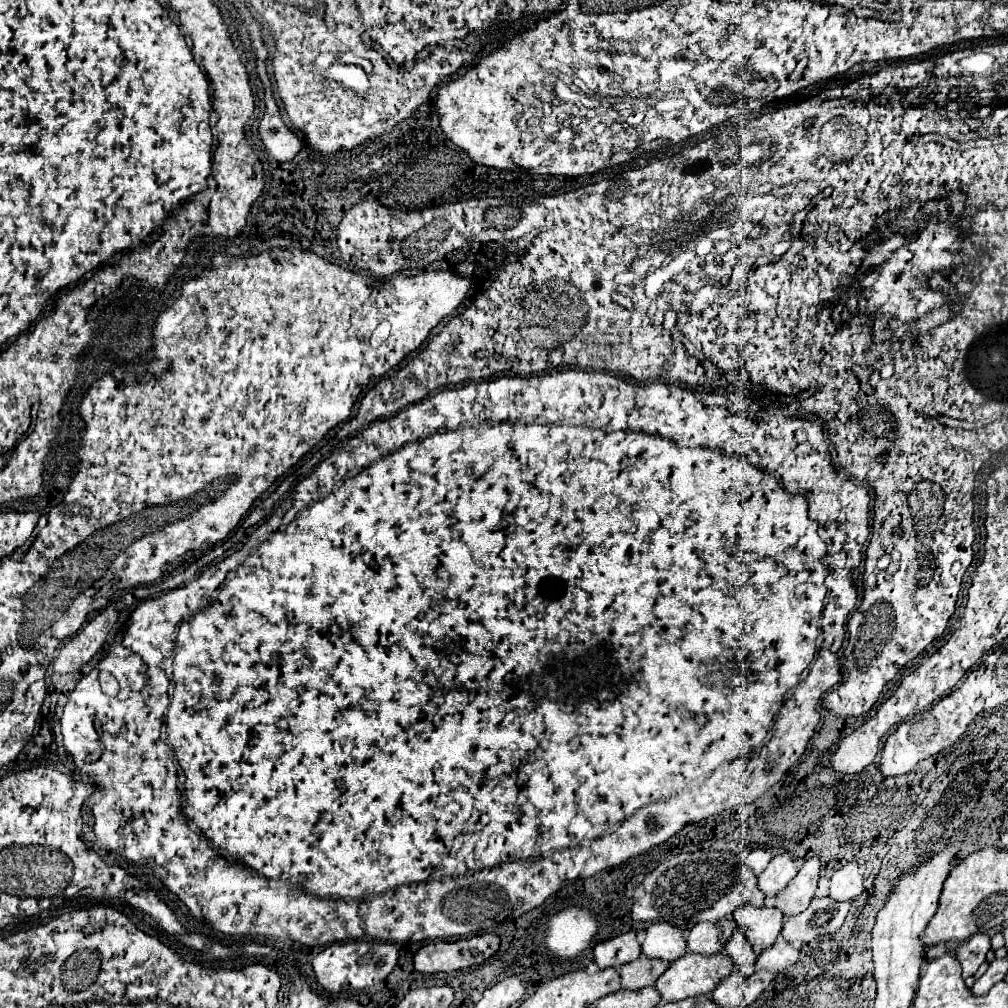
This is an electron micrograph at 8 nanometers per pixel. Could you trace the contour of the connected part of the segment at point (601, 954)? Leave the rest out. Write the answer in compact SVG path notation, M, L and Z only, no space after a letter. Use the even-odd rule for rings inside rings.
M634 932L620 934L612 940L600 942L594 948L594 962L600 970L604 968L620 968L622 964L628 964L640 956L640 944L636 942Z

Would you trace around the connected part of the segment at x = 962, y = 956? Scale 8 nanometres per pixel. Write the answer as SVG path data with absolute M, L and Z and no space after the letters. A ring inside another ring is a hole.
M974 934L952 950L952 956L962 964L964 978L976 974L978 966L986 960L988 950L990 950L990 938L986 934Z

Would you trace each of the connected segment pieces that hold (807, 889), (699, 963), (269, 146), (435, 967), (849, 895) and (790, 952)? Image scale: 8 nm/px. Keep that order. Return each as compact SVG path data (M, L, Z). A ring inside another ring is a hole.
M810 858L804 862L794 880L776 896L776 908L780 908L786 916L800 914L808 908L820 878L820 860Z
M684 954L656 980L656 990L664 1002L678 1002L688 996L706 996L720 984L722 978L730 976L734 964L728 954Z
M268 88L264 94L266 102L266 114L258 126L258 136L266 150L278 160L278 162L288 162L300 152L300 140L298 136L282 122L276 100L272 90Z
M480 934L472 938L460 938L454 942L430 942L416 952L414 968L426 974L456 972L474 964L482 964L498 948L498 934Z
M848 862L844 868L834 872L830 884L830 898L836 902L852 902L864 892L862 876L854 862Z
M782 938L776 940L774 946L766 948L758 960L756 960L756 970L772 970L772 972L780 972L786 970L794 964L794 946L784 942Z

